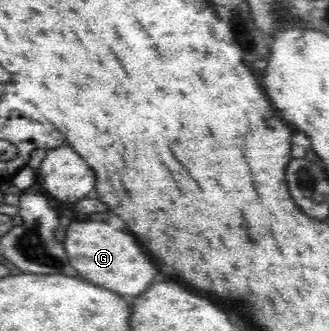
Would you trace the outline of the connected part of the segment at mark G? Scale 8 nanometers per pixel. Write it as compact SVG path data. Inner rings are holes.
M102 221L72 223L66 229L63 246L70 259L70 265L82 275L82 279L98 287L110 289L118 295L140 295L150 287L150 283L158 273L132 235L118 231L116 227Z

